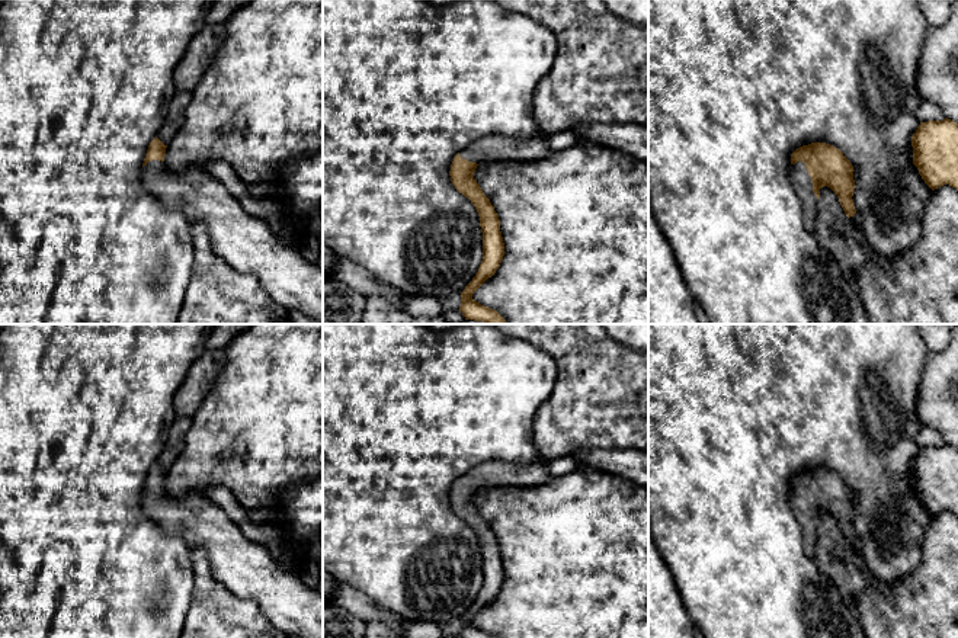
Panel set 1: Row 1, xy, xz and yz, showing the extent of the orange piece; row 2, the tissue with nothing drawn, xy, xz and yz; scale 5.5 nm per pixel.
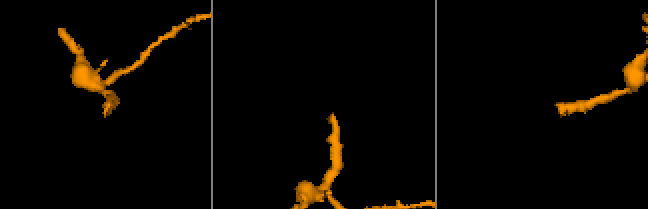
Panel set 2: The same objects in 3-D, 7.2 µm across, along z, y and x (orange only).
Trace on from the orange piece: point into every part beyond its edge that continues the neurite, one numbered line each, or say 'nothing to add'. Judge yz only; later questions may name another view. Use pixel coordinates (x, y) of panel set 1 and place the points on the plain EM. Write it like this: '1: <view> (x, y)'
1: yz (798, 500)

